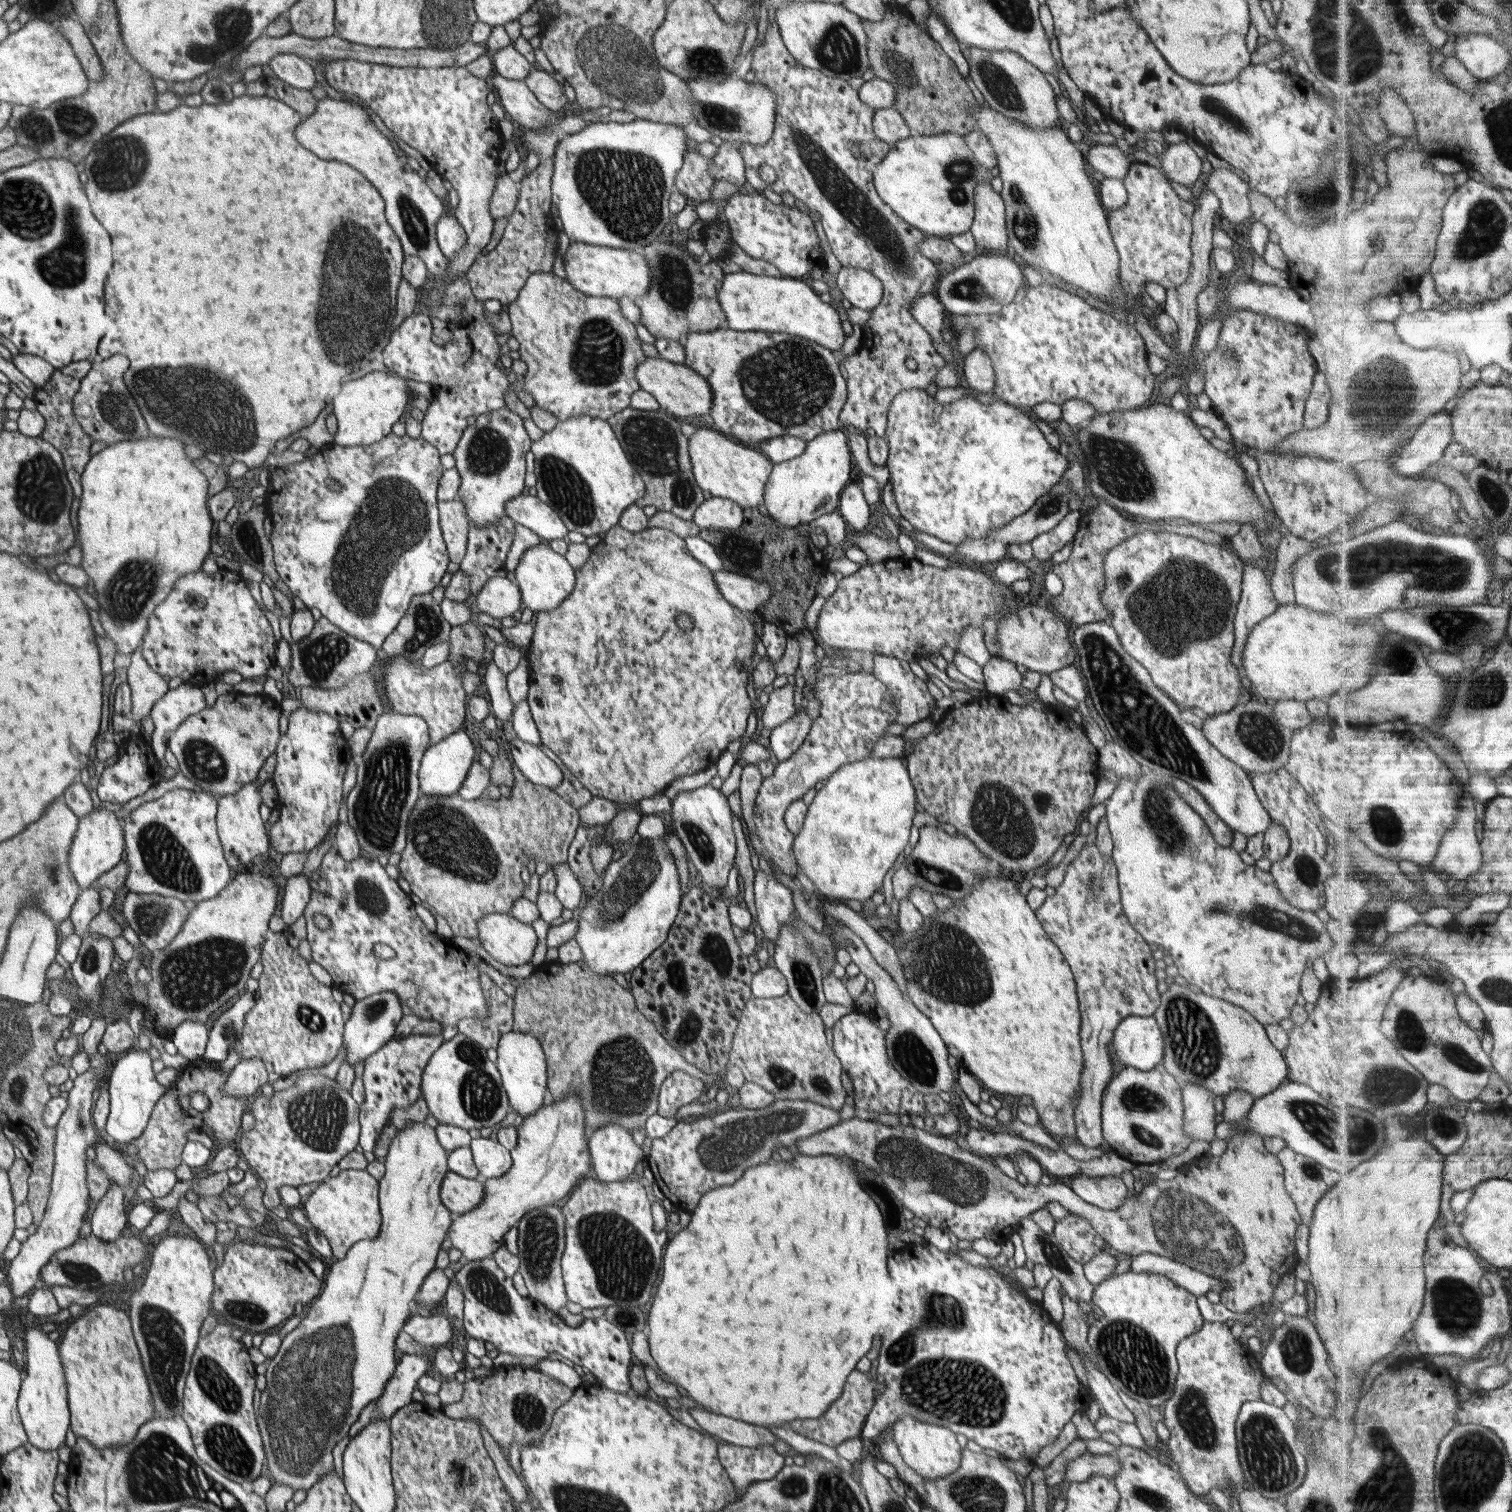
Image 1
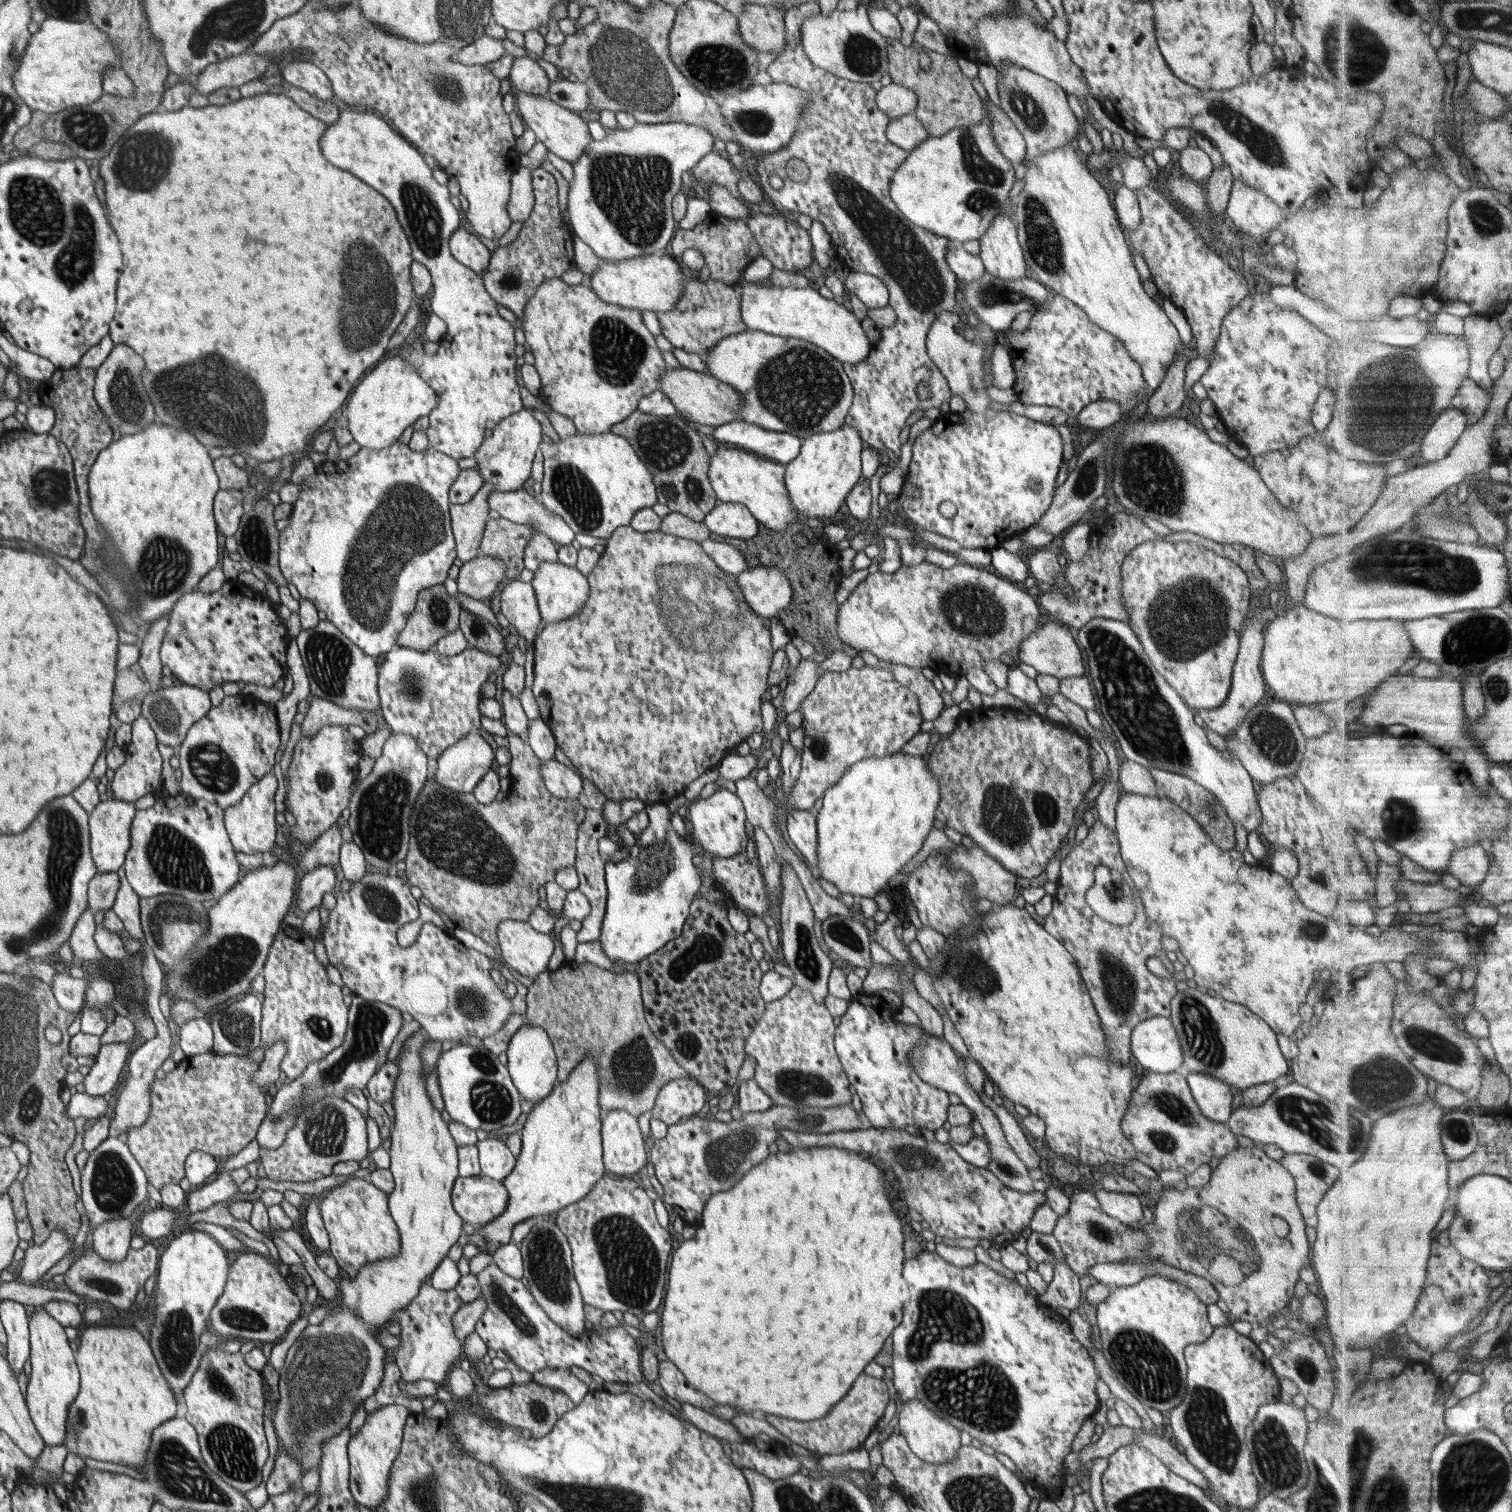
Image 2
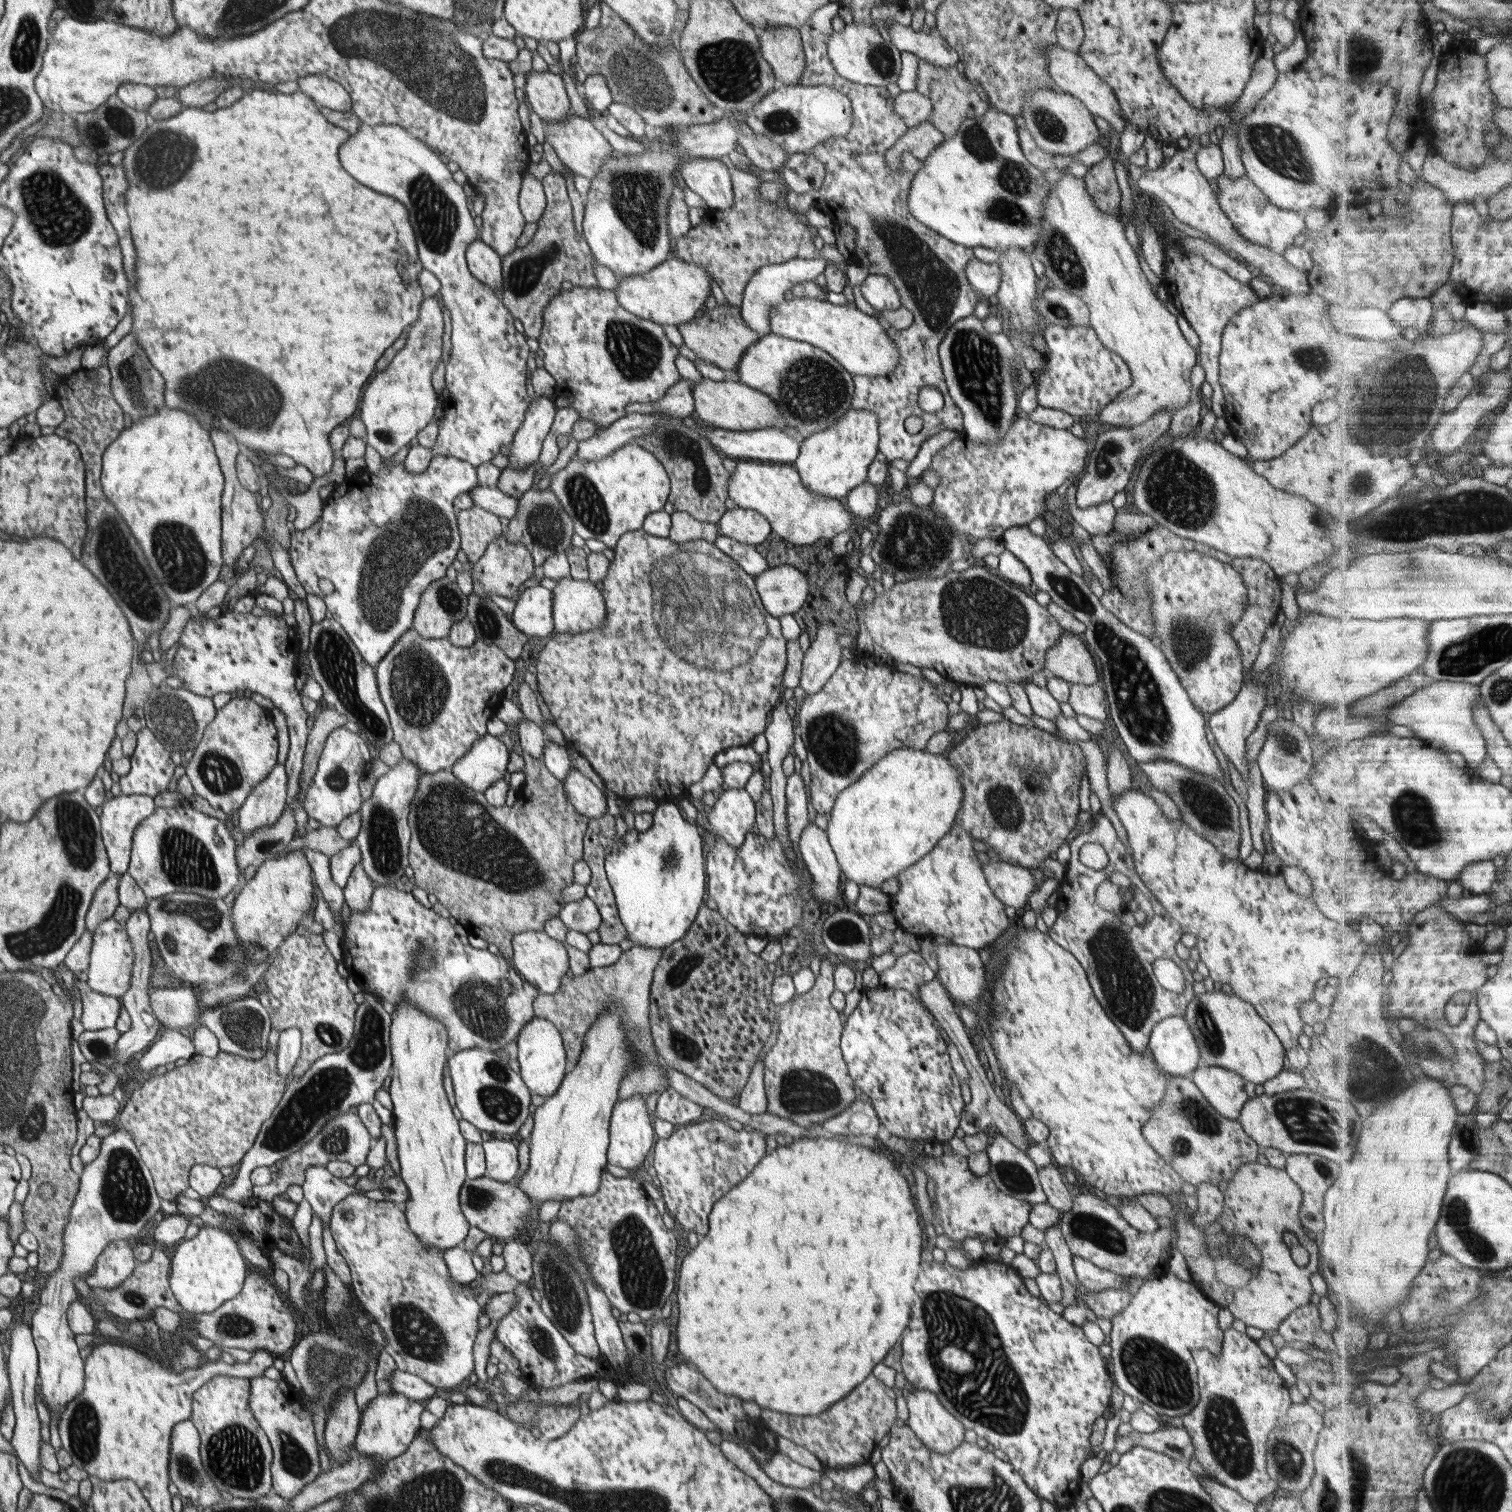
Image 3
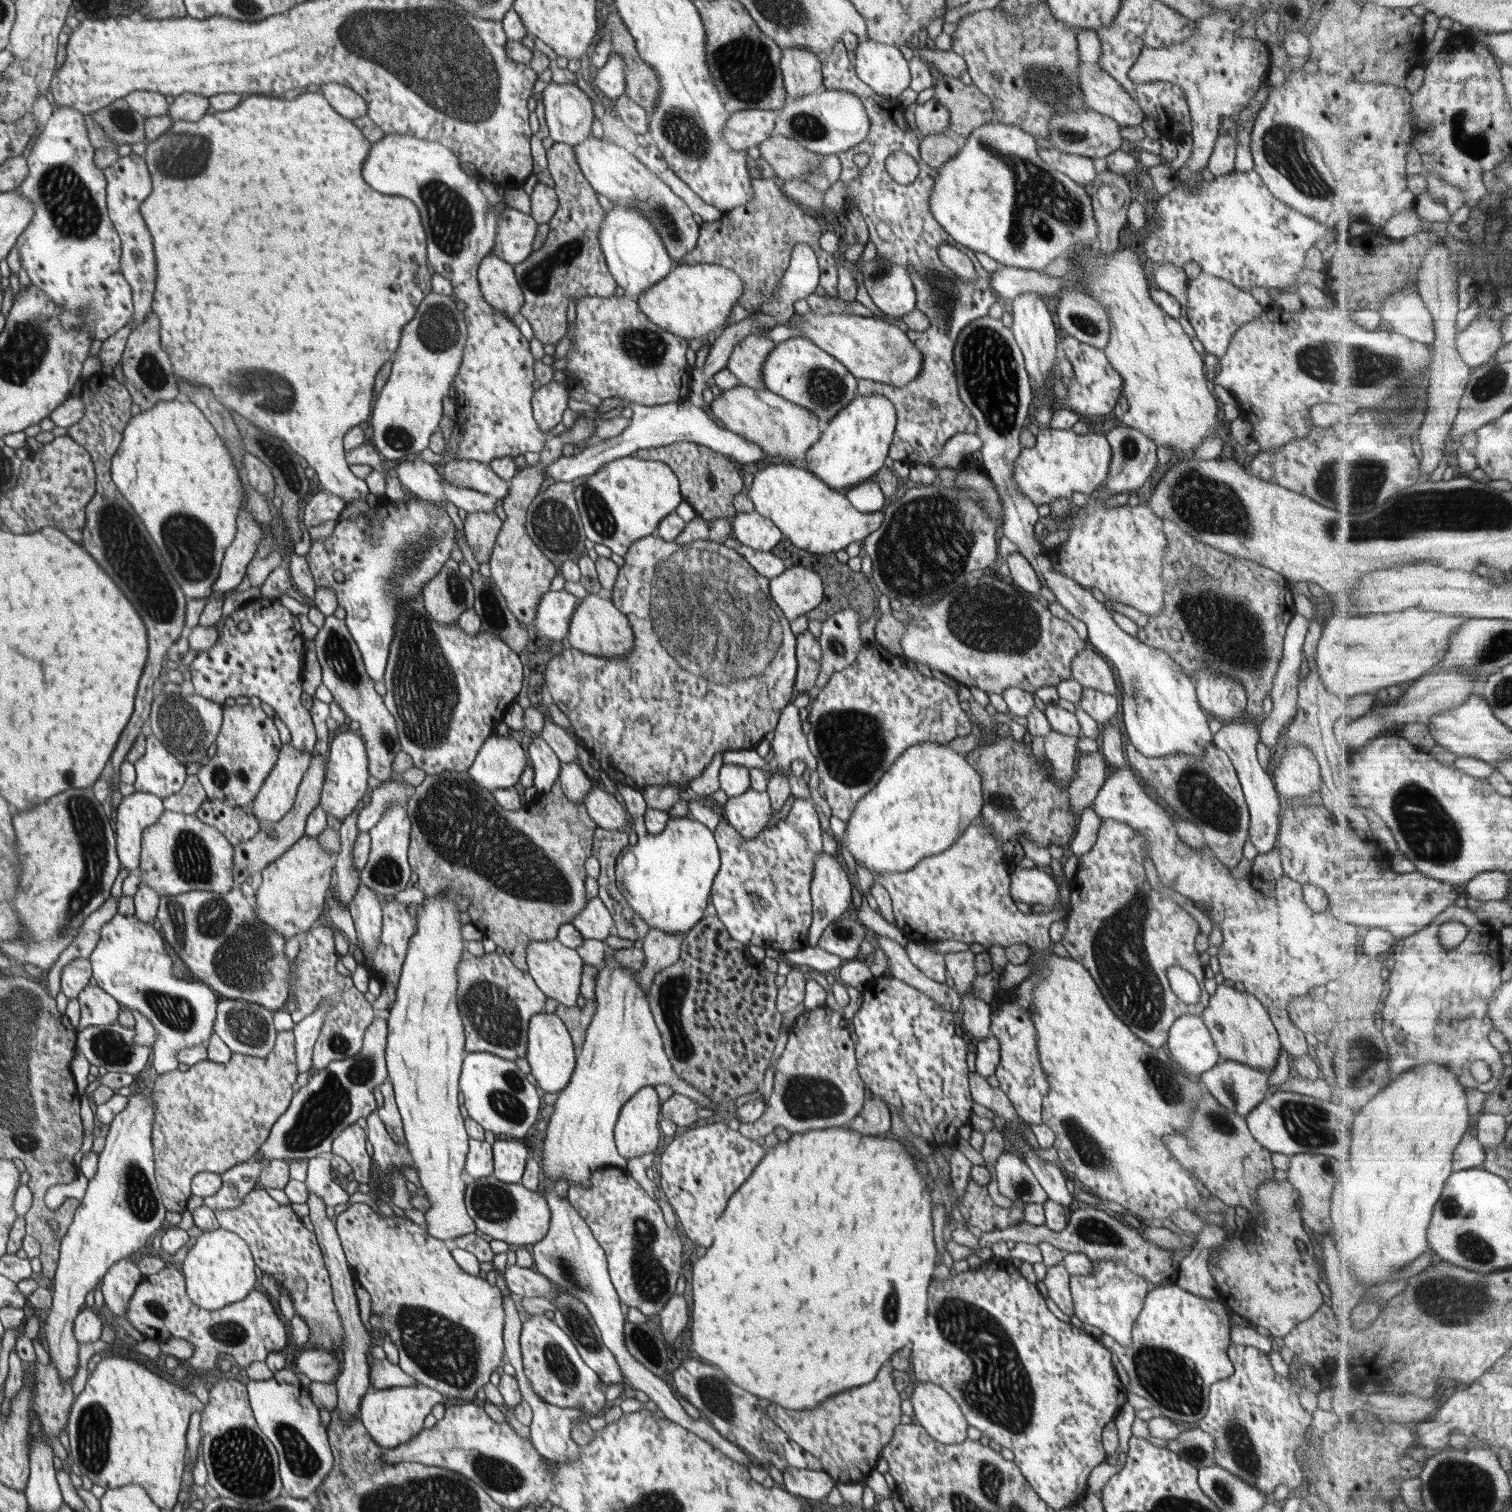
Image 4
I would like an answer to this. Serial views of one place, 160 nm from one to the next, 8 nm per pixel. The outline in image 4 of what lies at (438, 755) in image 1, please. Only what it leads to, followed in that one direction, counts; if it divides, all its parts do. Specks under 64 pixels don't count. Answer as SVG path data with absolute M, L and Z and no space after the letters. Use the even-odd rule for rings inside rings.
M509 735L487 739L468 769L468 776L486 790L514 787L526 769L526 752L520 743Z

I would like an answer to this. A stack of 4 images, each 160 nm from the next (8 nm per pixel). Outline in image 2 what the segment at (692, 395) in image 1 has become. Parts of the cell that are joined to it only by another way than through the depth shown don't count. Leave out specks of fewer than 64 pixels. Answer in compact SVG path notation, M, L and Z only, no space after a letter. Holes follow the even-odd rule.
M684 366L675 370L666 368L666 373L662 373L660 377L658 389L667 394L678 414L688 422L702 424L702 430L706 426L706 431L738 421L739 412L743 407L743 396L732 385L720 382L708 373L694 371Z

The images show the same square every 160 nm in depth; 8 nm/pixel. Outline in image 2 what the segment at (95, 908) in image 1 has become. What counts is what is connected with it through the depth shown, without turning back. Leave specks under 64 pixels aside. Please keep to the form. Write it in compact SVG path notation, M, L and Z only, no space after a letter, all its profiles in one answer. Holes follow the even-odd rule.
M88 908L76 923L75 930L67 943L71 946L73 956L77 961L97 960L102 961L104 954L98 950L94 942L94 930L96 921L95 914L92 913L92 908Z

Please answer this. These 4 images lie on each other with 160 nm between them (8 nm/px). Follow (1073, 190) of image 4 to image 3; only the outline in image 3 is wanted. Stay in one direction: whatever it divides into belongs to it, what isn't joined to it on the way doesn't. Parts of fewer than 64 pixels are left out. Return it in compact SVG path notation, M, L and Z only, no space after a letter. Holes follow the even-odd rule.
M989 104L989 109L982 116L978 118L967 118L960 125L958 132L950 140L944 140L938 148L935 148L928 155L926 160L923 160L923 167L916 173L910 187L908 206L910 212L922 224L925 224L928 228L940 234L940 236L944 236L944 238L961 244L966 248L972 249L976 248L976 246L984 246L984 248L990 248L990 250L1000 251L1008 250L1009 248L1013 248L1013 246L1019 246L1022 250L1032 254L1035 244L1040 240L1041 220L1043 219L1043 214L1045 214L1045 200L1047 200L1047 196L1049 196L1052 187L1053 184L1048 183L1044 179L1044 171L1036 168L1025 157L1020 146L1018 127L1013 116L998 112L993 108L992 104Z

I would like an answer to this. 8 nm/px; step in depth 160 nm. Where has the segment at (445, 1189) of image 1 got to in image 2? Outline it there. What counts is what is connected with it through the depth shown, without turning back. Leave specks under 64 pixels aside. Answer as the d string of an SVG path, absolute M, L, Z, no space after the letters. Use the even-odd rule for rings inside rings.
M476 1175L456 1180L452 1200L455 1211L474 1226L488 1224L503 1214L509 1194L502 1181Z

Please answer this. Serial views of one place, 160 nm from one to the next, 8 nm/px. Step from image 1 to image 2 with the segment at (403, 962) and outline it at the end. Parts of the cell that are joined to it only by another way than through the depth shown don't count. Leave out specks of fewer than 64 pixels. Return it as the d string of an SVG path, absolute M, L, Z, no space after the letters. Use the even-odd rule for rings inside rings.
M369 869L358 882L350 882L351 888L347 892L335 892L337 903L329 912L326 927L321 926L320 935L326 948L328 960L341 974L342 980L353 995L374 1002L383 1002L397 1008L401 1012L408 1012L410 1019L417 1020L431 1040L461 1044L460 1040L476 1036L486 1038L498 1032L504 1023L515 1012L523 1017L527 1009L527 986L518 985L516 995L510 1000L502 990L498 989L490 970L502 969L500 963L472 948L467 948L462 942L450 938L446 932L440 934L440 927L434 924L424 924L416 941L408 948L398 945L396 932L406 923L418 920L418 900L412 896L406 879L398 877L393 872L380 872Z

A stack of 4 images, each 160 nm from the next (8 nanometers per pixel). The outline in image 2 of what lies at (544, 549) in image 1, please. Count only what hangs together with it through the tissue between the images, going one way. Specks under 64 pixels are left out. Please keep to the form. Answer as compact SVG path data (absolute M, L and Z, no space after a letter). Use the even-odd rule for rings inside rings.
M541 562L538 571L534 573L532 586L536 591L538 608L542 617L541 624L560 622L576 616L590 596L590 585L584 574L581 574L576 567L566 567L561 562Z

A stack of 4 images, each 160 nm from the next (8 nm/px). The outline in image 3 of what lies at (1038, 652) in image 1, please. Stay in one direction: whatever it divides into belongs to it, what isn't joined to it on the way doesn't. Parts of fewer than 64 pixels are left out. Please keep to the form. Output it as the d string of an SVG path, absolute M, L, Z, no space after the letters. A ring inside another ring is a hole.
M1063 634L1046 653L1046 671L1071 684L1090 686L1098 682L1098 670L1081 637Z

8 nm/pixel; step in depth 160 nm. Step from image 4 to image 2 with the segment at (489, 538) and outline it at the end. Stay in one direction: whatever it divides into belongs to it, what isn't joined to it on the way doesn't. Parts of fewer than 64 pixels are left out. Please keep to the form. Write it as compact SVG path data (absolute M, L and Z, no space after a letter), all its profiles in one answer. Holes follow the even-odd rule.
M492 482L482 488L466 503L451 504L451 527L455 530L460 560L465 563L480 556L480 546L490 517L489 494L494 490Z

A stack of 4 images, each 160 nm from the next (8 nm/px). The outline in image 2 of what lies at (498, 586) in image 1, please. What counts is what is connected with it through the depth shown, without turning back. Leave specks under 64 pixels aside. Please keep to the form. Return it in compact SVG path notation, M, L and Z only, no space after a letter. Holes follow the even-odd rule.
M520 578L514 579L506 584L500 600L500 612L511 624L511 632L519 634L528 643L533 643L543 625L532 583L522 582Z

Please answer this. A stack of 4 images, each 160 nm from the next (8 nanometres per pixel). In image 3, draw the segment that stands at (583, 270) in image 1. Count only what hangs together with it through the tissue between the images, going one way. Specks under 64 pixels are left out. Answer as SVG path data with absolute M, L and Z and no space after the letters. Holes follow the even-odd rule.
M668 258L650 272L625 276L619 279L618 287L612 291L618 304L631 314L658 325L680 327L696 319L696 312L702 311L710 296L712 276L701 265Z

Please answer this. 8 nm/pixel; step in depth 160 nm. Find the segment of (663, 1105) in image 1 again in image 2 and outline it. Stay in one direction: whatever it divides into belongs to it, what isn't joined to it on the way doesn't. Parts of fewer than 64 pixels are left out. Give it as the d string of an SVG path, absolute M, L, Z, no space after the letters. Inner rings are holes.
M682 1077L665 1084L657 1094L652 1117L667 1125L678 1124L680 1120L697 1112L703 1114L707 1108L706 1088L696 1079Z

